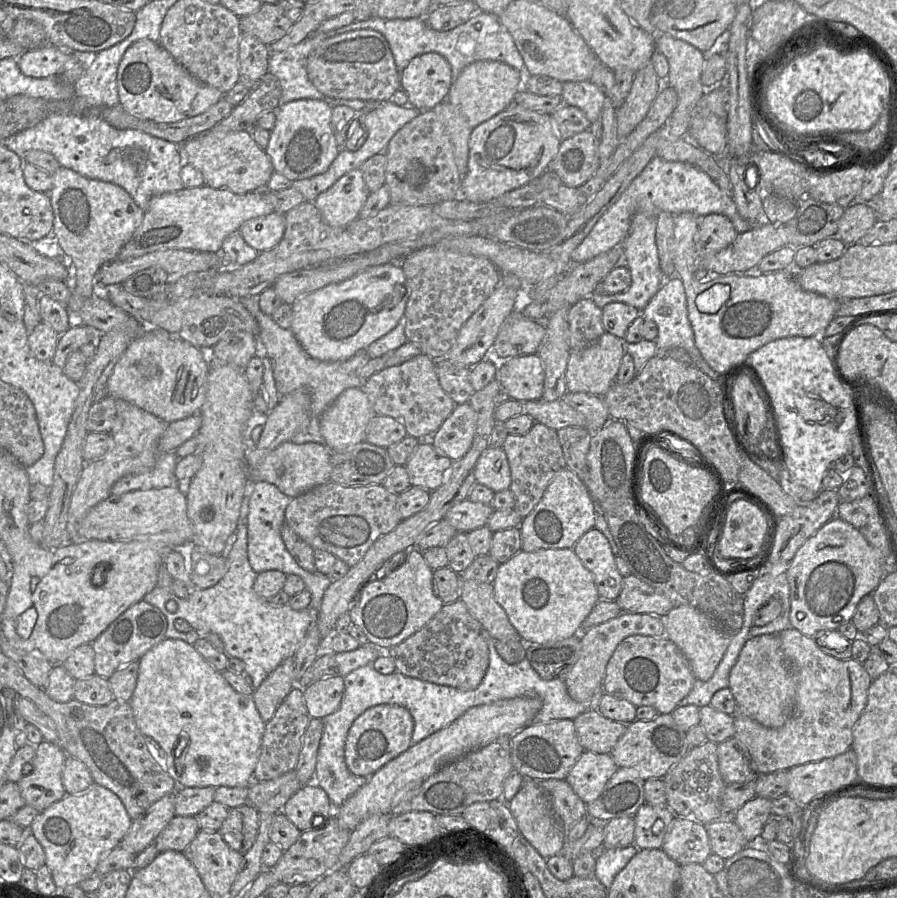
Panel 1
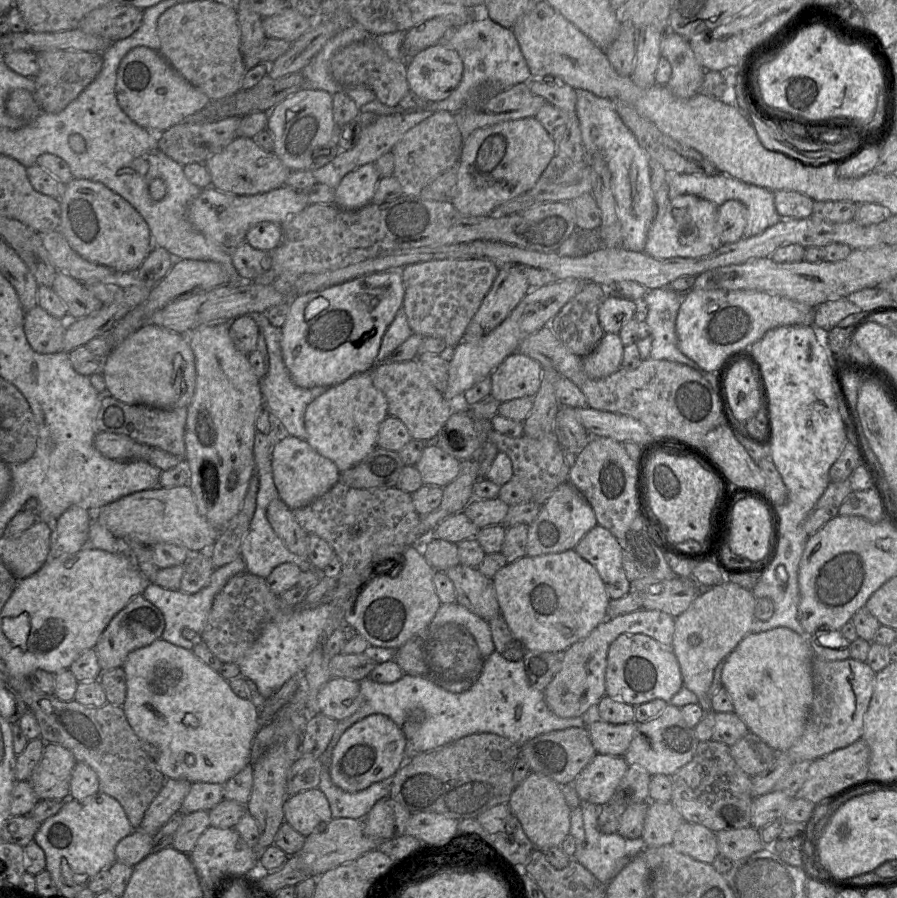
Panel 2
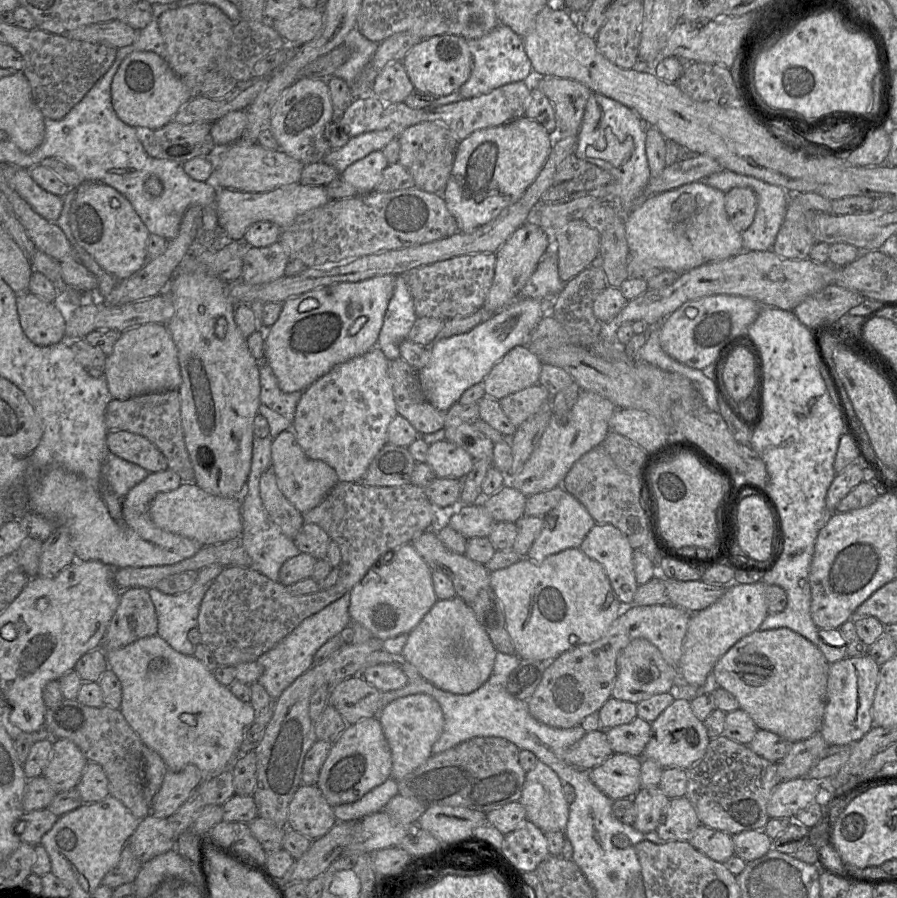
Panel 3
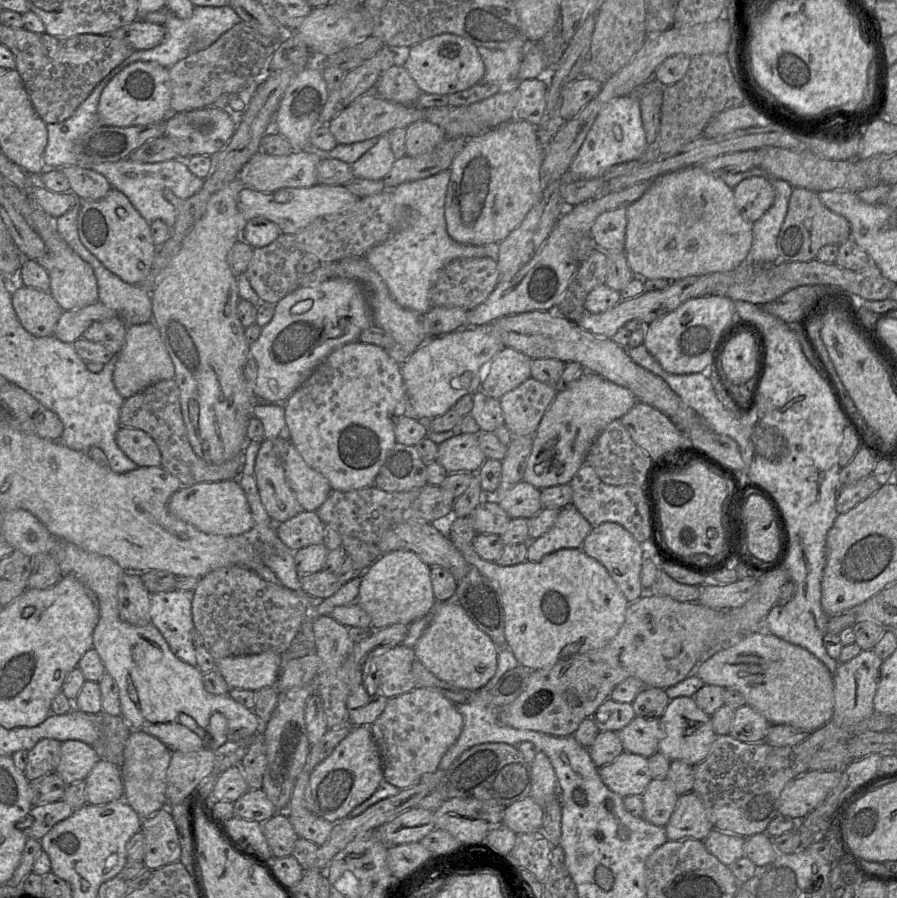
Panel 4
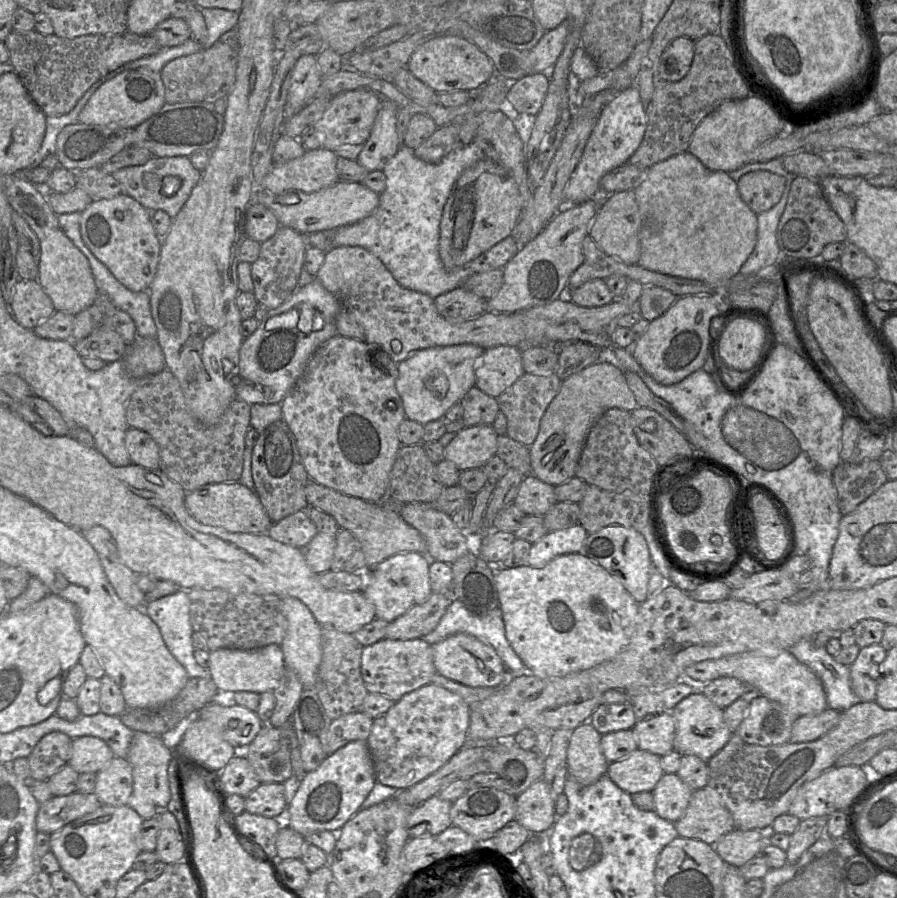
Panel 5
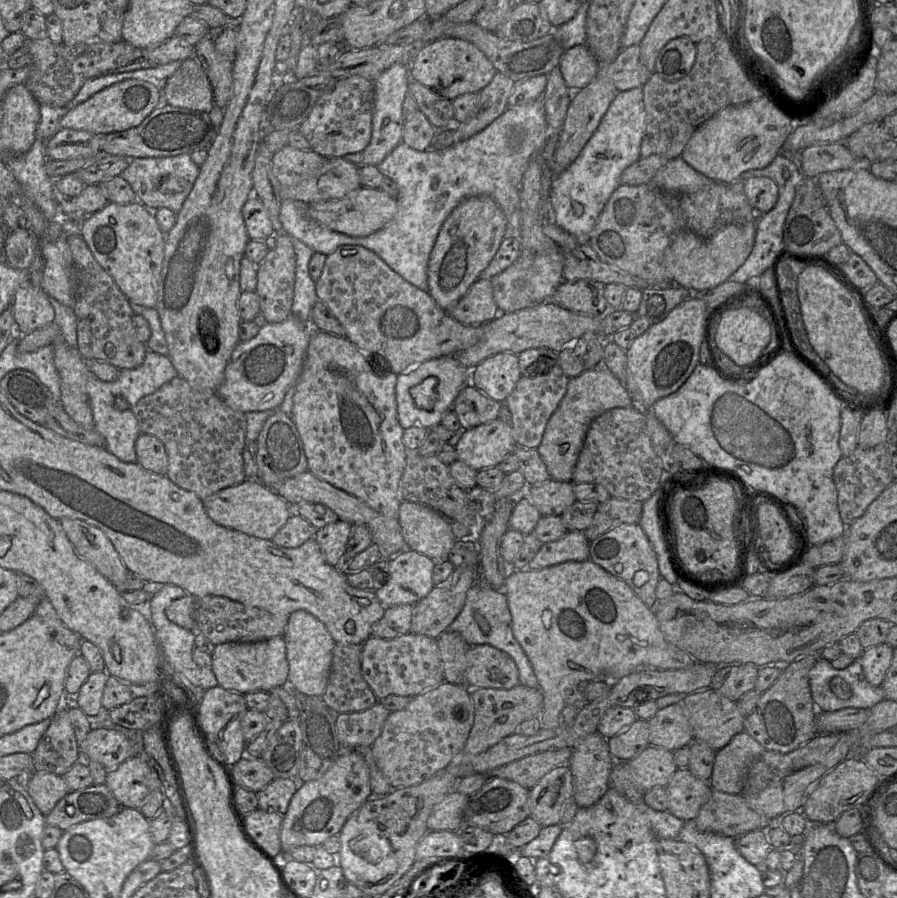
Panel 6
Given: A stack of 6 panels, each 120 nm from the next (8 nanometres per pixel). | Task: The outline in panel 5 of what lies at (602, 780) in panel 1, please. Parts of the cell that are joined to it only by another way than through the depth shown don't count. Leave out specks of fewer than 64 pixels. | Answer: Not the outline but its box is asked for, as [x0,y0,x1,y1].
[608,749,664,794]

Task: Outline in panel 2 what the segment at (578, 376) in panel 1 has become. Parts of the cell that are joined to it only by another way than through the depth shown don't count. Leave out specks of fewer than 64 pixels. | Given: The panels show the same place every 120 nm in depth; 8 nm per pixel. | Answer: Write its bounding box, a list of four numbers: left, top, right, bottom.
[583,333,624,379]

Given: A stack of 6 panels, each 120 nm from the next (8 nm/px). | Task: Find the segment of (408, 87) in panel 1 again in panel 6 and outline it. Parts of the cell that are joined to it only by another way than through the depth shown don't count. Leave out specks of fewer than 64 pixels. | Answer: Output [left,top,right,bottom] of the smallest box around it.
[409,37,496,101]

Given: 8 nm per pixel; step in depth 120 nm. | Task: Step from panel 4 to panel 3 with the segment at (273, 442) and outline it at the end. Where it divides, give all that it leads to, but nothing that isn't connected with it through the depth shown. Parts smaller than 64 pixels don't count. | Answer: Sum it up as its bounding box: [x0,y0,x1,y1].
[259,469,304,539]

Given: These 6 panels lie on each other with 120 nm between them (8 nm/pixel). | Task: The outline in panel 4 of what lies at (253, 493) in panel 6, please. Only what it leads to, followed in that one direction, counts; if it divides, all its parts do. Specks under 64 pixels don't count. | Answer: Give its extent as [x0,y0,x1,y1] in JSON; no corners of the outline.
[168,480,254,536]

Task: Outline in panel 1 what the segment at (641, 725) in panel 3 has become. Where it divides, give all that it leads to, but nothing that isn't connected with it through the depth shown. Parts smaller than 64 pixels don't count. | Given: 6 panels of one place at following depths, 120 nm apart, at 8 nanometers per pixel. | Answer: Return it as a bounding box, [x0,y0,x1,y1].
[573,709,628,754]

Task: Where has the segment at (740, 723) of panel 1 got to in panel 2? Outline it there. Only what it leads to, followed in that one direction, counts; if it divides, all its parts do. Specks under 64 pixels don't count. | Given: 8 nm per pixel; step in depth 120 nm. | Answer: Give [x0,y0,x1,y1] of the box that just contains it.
[779,654,876,763]

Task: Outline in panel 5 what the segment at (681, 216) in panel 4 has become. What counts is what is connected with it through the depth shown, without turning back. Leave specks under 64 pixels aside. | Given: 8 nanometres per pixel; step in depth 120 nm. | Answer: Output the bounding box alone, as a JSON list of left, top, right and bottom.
[634,151,757,284]

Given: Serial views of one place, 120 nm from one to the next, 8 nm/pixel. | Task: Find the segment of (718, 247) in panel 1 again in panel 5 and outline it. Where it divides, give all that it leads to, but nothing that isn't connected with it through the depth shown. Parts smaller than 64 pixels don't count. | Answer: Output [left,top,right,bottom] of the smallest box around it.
[737,171,785,215]

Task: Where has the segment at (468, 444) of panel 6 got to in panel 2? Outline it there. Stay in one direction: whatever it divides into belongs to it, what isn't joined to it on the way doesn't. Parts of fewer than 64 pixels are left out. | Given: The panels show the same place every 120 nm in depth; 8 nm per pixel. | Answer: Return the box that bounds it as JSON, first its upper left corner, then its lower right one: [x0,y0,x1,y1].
[414,445,461,488]

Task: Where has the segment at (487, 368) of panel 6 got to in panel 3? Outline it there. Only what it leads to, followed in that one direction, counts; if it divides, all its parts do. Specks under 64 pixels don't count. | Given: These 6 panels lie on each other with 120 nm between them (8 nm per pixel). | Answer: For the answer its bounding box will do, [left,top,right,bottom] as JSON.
[483,345,541,400]

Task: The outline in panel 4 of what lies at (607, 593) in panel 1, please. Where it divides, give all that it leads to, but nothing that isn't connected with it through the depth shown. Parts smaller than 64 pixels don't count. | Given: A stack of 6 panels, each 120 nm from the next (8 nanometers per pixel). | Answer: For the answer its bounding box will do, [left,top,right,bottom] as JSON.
[581,522,646,603]

